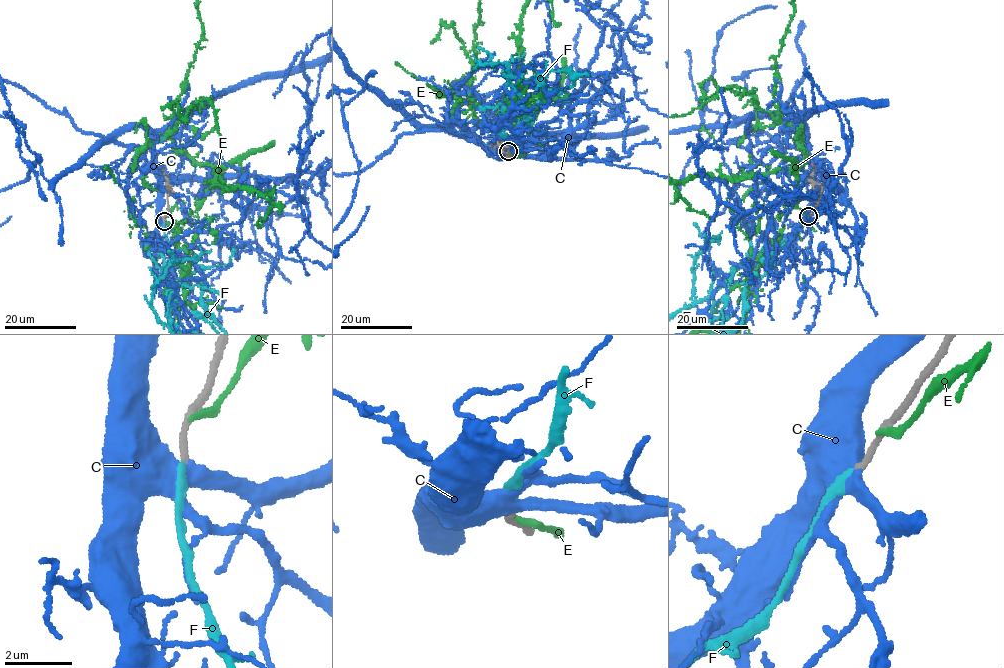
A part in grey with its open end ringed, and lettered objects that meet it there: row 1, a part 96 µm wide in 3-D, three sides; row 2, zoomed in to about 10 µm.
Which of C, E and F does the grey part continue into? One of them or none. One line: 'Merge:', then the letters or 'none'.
Merge: F

